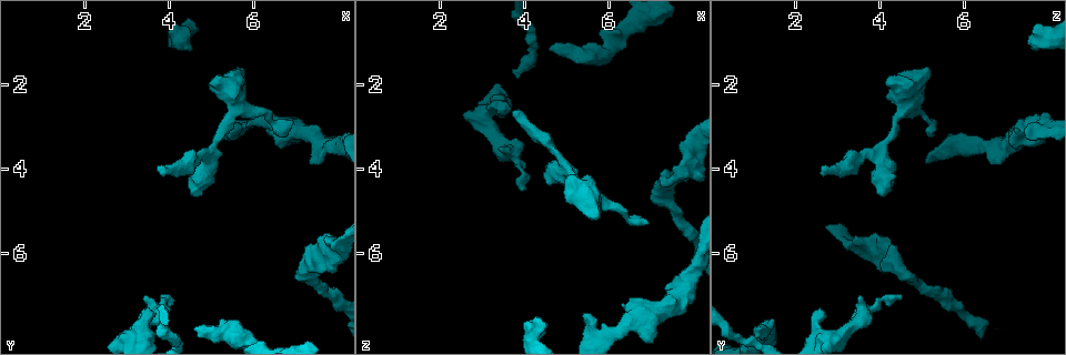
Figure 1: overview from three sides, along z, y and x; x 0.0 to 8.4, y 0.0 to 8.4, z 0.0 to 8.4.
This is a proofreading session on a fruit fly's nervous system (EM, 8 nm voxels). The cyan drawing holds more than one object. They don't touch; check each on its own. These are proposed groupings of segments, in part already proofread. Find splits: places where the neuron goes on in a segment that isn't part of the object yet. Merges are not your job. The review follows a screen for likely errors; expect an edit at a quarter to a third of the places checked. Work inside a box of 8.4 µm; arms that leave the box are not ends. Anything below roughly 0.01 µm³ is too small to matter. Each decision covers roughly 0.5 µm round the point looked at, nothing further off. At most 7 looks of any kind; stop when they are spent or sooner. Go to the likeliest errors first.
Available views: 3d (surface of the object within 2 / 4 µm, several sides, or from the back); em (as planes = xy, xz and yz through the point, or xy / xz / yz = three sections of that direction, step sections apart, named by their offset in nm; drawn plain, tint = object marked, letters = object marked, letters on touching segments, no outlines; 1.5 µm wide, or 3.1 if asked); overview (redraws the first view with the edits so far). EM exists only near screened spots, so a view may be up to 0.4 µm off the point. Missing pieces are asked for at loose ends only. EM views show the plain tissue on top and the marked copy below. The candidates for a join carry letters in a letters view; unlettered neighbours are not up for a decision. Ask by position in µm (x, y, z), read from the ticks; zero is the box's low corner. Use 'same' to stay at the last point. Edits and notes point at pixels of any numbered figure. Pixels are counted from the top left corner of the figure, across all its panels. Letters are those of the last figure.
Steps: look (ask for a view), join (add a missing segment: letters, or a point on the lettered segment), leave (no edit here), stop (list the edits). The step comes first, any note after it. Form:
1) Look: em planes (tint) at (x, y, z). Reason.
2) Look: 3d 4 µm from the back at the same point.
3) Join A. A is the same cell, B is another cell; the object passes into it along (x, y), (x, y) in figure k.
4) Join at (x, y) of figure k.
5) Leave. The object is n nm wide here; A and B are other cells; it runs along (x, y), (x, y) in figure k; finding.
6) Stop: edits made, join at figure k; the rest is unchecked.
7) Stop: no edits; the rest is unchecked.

Look: 3d 4 µm at (4.55, 4.60, 3.95). Stops while still wide.

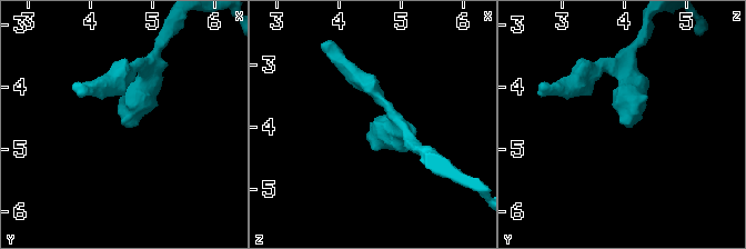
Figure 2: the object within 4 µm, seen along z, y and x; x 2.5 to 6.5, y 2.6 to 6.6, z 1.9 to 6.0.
Look: em planes (letters) at (4.50, 4.60, 4.00). Now the EM.

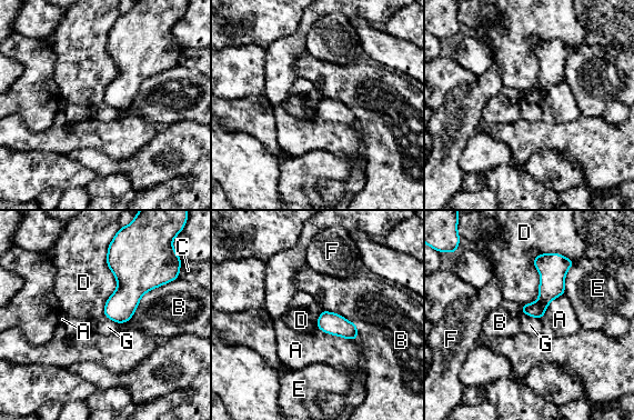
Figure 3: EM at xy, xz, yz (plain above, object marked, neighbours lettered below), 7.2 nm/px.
Leave. The longest contact is with D, 500 nm; A, B, C, D, E, F and G are other cells; a border runs along (521, 310), (540, 319) in figure 3; none of them fits.

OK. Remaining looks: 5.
Look: em planes (letters) at (3.95, 7.10, 4.60). Branch stops here.

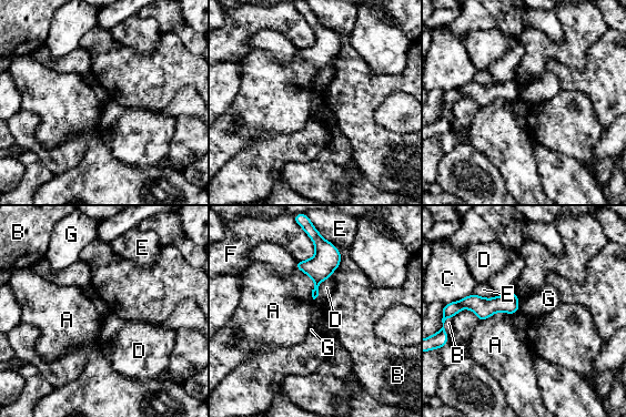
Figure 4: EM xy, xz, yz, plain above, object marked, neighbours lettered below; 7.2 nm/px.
Leave. A, B, C, D, E, F and G are other cells; a border runs along (520, 299), (518, 309) in figure 4; no lettered segment goes on from it.

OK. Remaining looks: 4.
Look: em planes (letters) at (7.70, 5.60, 3.40). An open end.

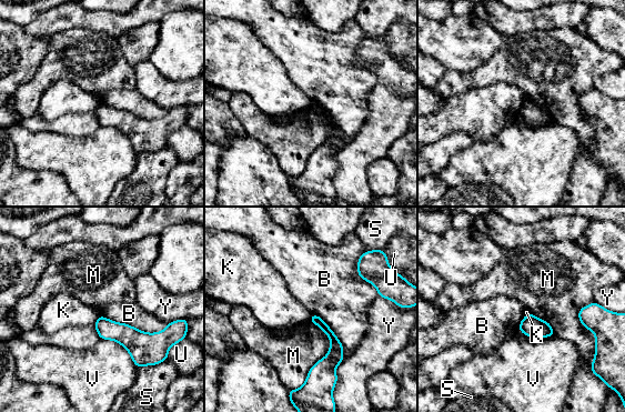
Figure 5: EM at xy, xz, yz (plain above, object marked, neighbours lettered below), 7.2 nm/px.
Leave. B, K, M, S, U, V and Y are other cells; it runs along (313, 318), (334, 340), (316, 380) in figure 5; no lettered segment goes on from it.

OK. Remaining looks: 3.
Stop: no edits; the rest is unchecked.

